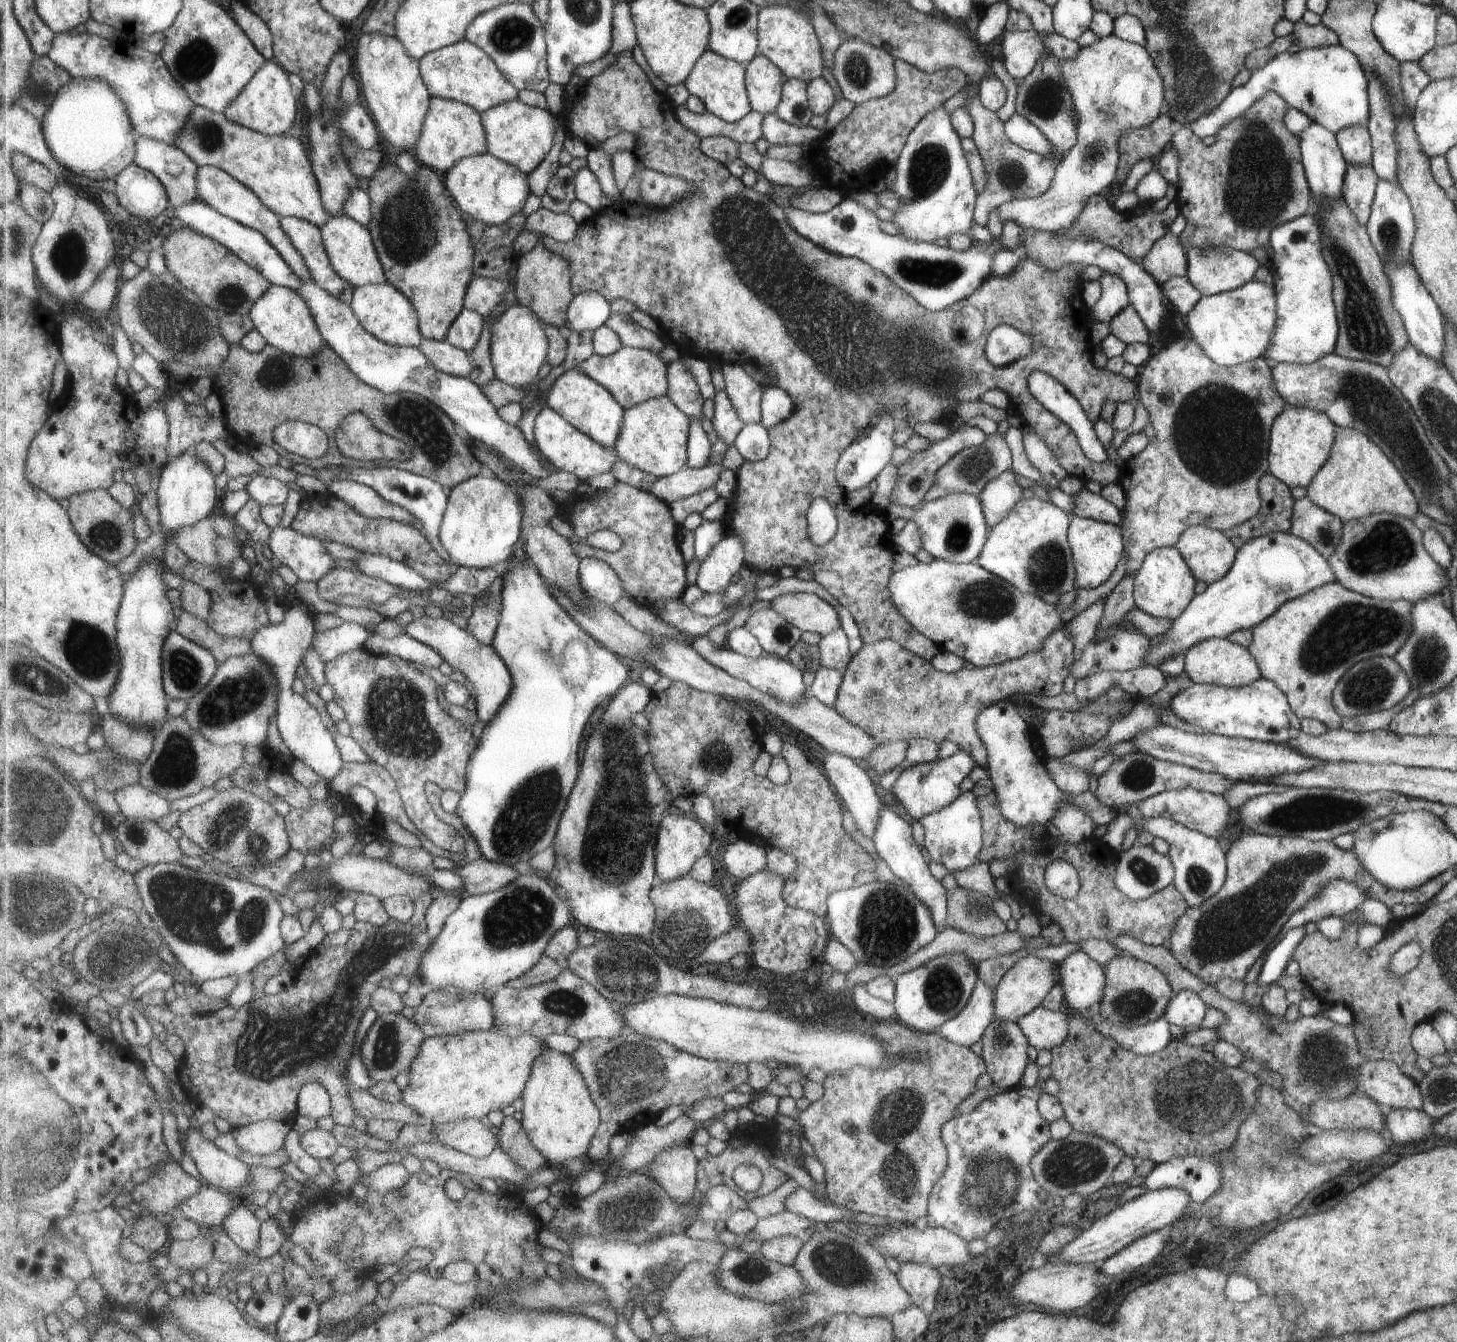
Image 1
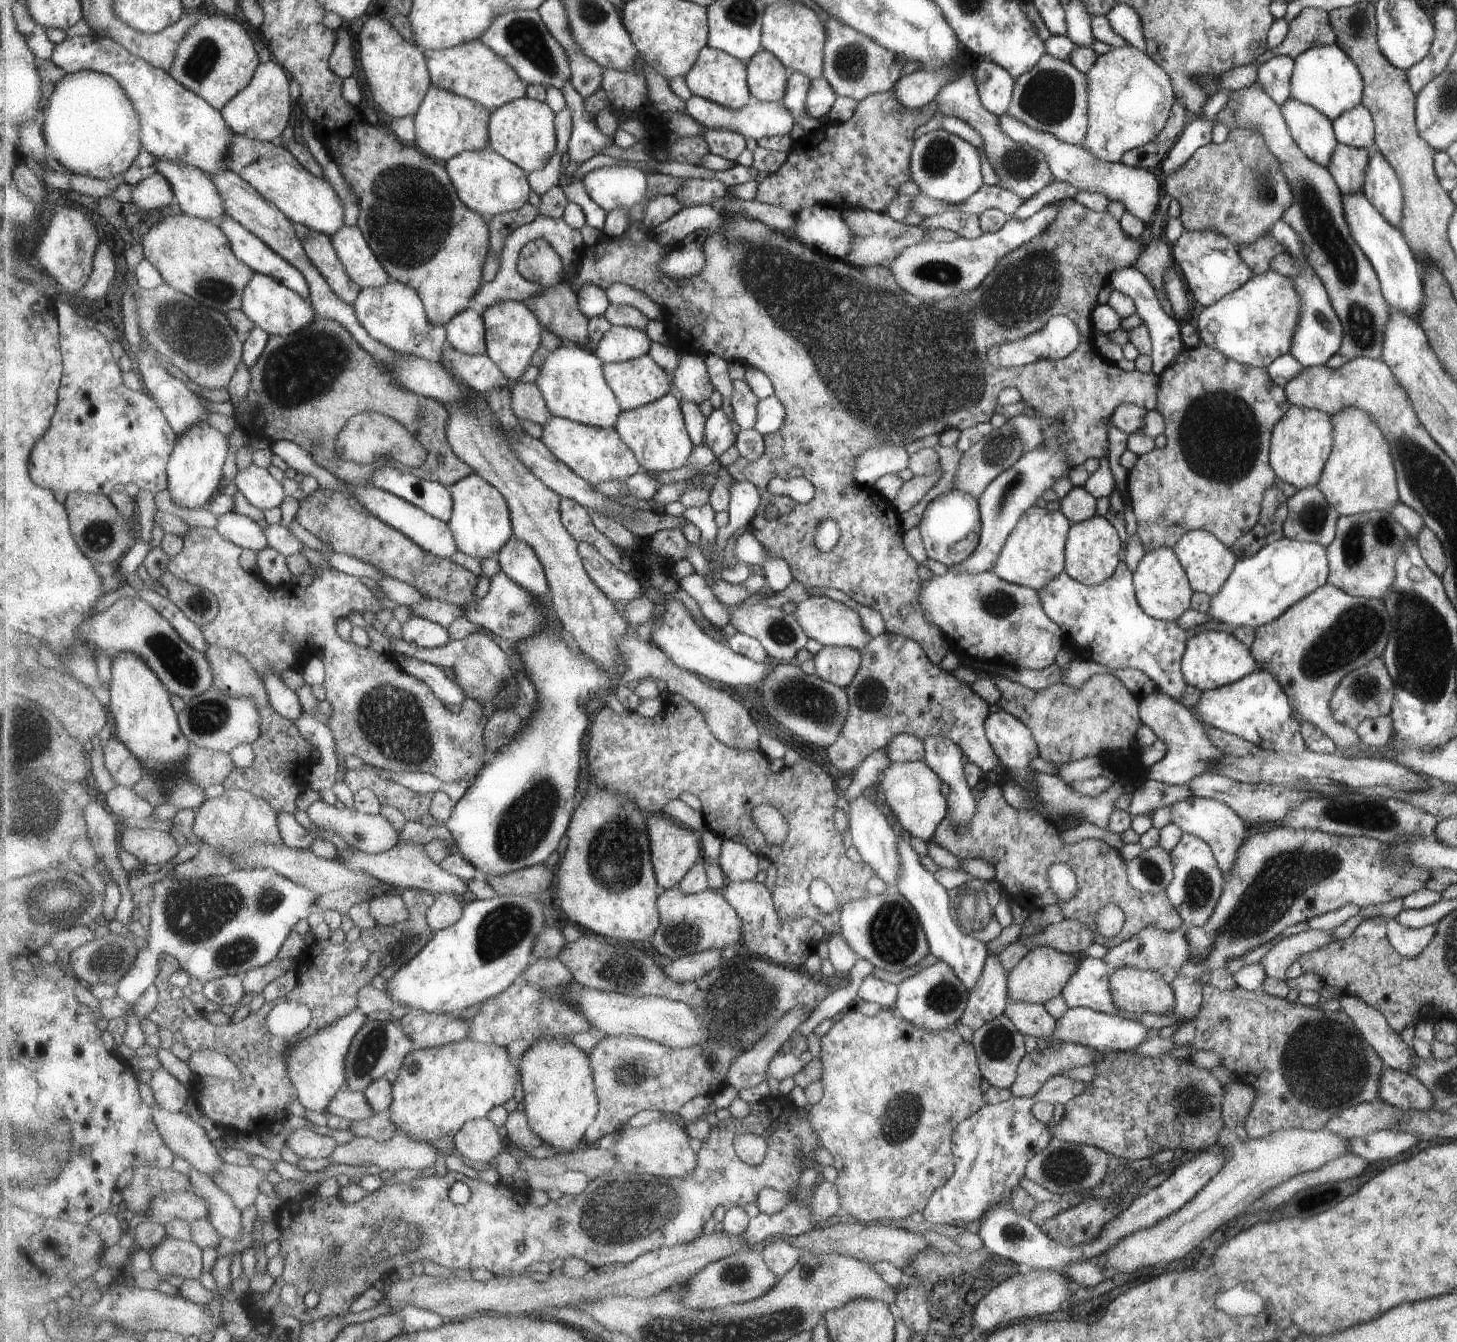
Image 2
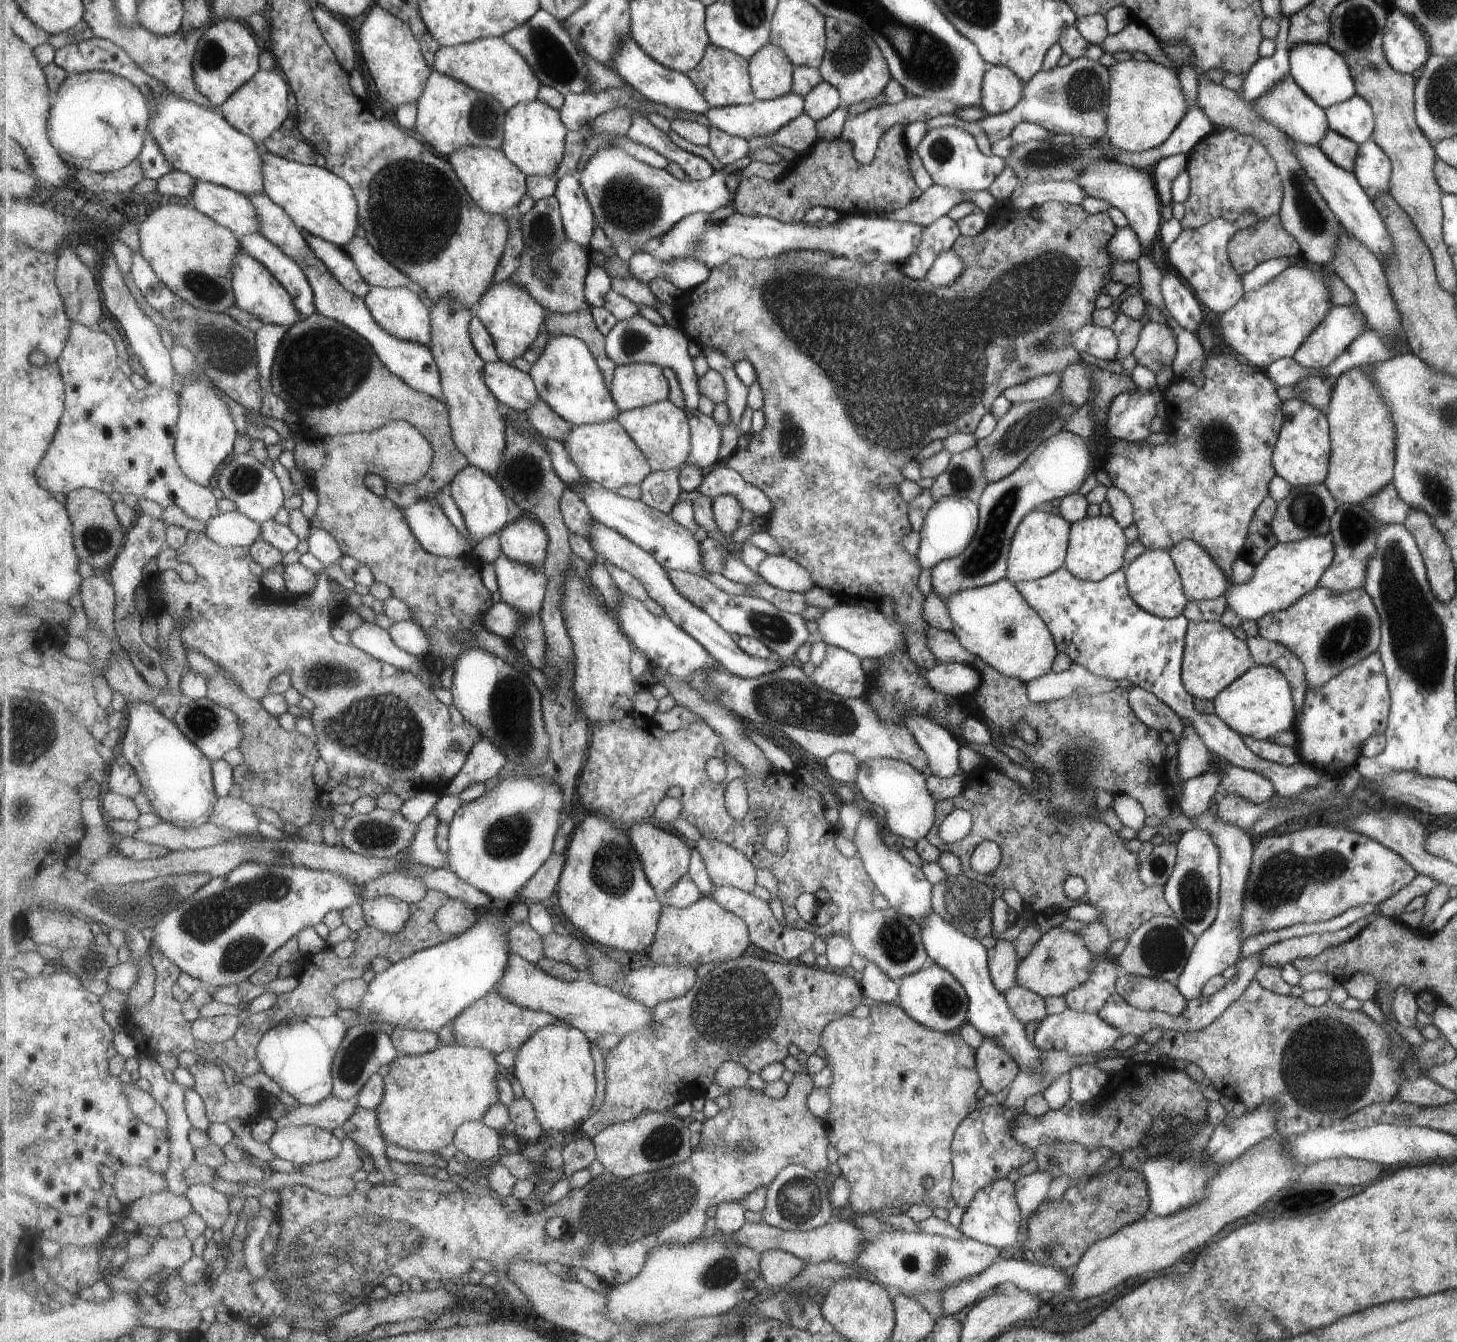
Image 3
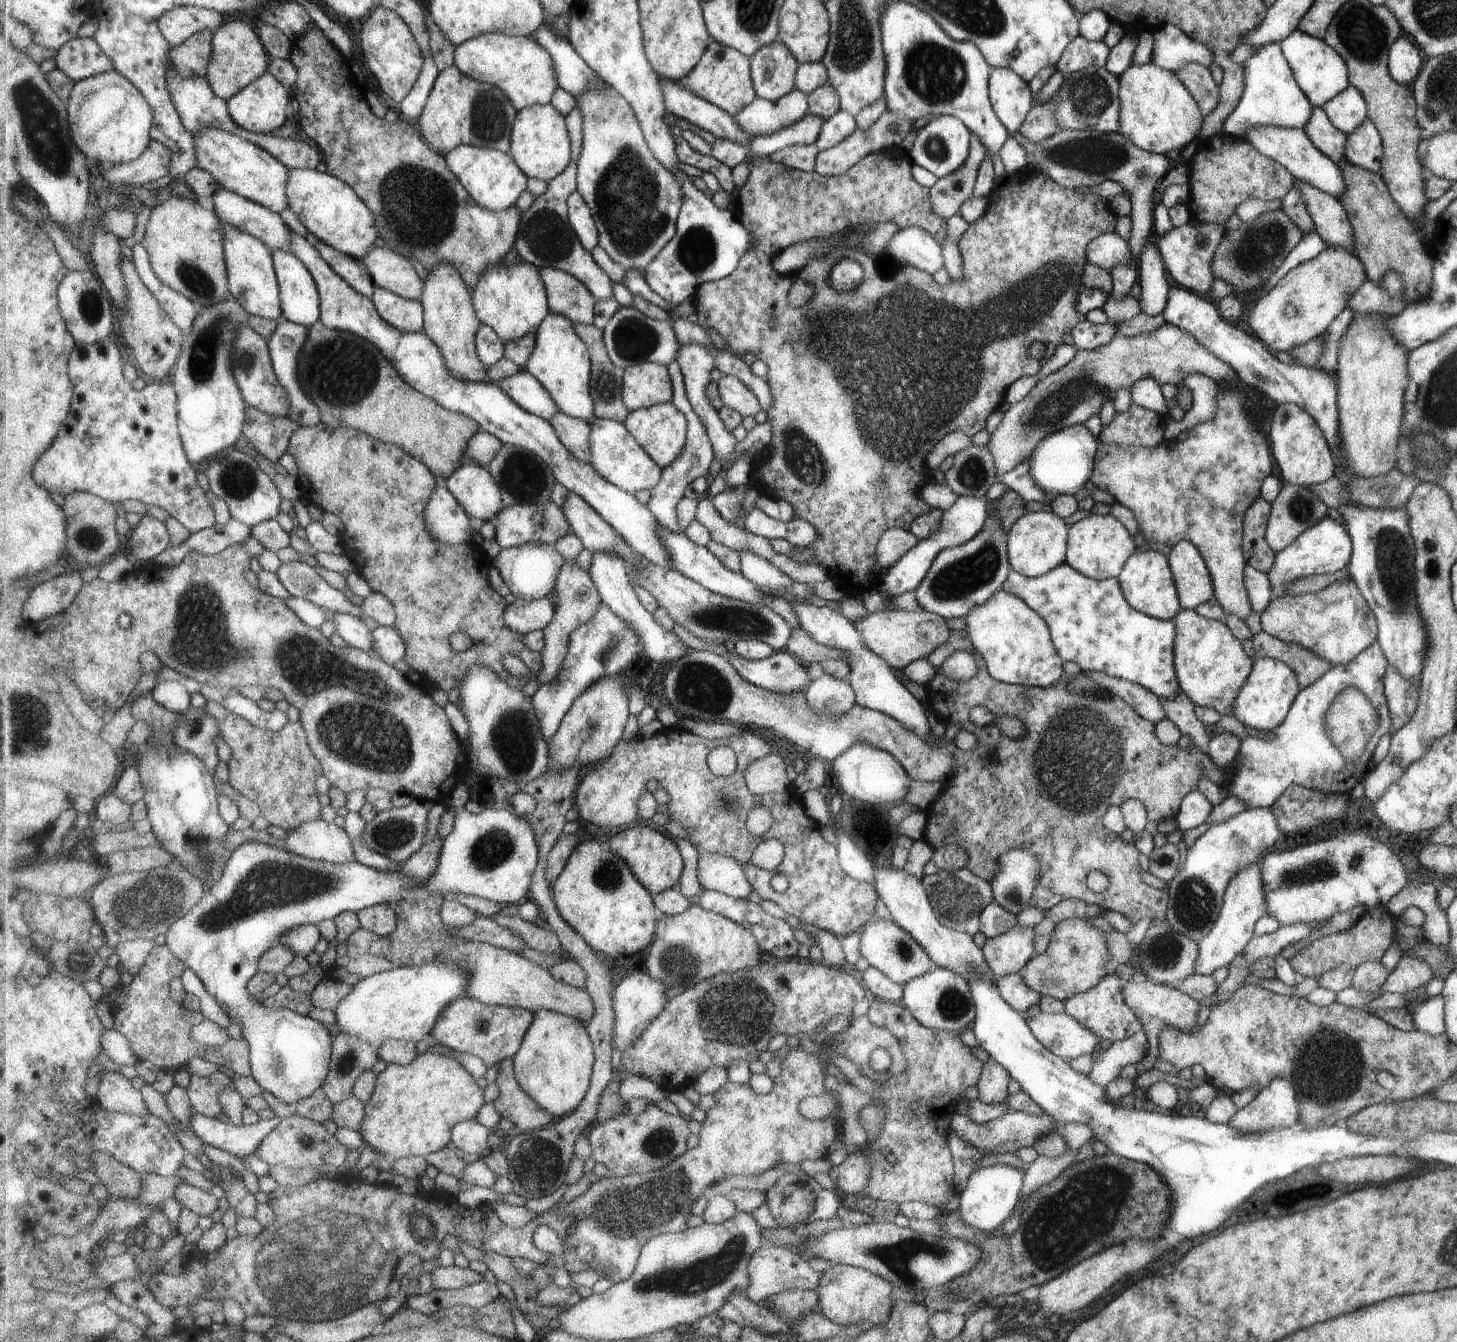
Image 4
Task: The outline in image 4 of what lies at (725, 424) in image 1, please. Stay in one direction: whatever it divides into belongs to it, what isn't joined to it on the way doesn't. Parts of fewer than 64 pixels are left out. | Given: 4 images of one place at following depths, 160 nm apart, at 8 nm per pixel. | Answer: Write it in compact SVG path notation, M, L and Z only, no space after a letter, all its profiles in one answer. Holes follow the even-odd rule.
M675 361L673 364L669 364L668 370L670 371L674 387L672 402L688 417L688 438L684 452L681 452L681 456L663 470L661 482L655 488L651 488L652 498L649 500L648 506L649 510L653 512L653 516L657 518L658 523L663 524L665 528L669 528L673 532L682 532L678 520L678 506L681 500L684 500L686 497L687 488L689 484L693 483L693 480L697 480L701 476L709 476L709 468L711 468L711 462L713 462L713 458L716 455L713 440L711 440L709 432L707 432L707 426L703 424L701 416L697 414L693 404L691 404L691 400L688 398L686 379L679 362Z

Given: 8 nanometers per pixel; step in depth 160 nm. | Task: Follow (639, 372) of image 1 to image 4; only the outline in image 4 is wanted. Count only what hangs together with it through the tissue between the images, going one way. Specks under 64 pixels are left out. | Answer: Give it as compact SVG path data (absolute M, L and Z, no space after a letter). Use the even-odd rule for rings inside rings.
M641 363L623 374L623 402L629 411L672 402L674 387L667 365Z

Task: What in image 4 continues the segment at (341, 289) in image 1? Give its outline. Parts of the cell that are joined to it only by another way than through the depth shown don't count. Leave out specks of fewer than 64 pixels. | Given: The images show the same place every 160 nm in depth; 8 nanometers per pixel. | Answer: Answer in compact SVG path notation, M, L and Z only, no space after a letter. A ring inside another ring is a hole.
M309 232L306 237L311 242L317 251L327 260L327 263L348 282L352 288L355 288L357 292L364 296L373 297L373 294L377 291L378 286L369 272L369 268L365 266L365 262L348 256L335 248L332 248L323 240L318 239L315 234Z

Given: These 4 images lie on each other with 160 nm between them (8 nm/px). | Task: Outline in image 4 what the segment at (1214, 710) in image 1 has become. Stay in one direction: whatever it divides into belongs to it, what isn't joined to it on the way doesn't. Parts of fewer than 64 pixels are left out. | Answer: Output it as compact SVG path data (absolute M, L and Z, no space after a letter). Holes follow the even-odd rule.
M1257 659L1253 664L1252 672L1249 672L1237 696L1233 698L1230 716L1244 727L1265 732L1275 730L1279 724L1284 722L1300 690L1296 674L1292 672L1289 665L1275 659Z

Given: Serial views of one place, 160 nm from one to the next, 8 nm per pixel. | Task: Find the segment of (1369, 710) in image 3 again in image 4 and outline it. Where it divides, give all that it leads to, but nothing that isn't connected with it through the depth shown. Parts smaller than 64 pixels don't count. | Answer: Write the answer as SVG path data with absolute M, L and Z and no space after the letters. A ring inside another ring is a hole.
M1375 641L1371 646L1365 648L1360 655L1355 656L1349 664L1345 664L1345 666L1332 666L1316 682L1301 689L1300 693L1296 696L1295 702L1292 704L1291 710L1285 716L1284 722L1279 724L1275 730L1266 732L1269 734L1269 740L1267 742L1263 738L1248 735L1239 742L1239 749L1237 750L1237 756L1235 756L1235 760L1239 762L1239 766L1232 768L1232 776L1229 785L1226 787L1228 794L1239 798L1245 804L1245 809L1256 807L1269 808L1269 806L1277 805L1280 802L1280 797L1283 795L1285 788L1288 788L1291 784L1300 785L1327 795L1349 794L1352 787L1364 779L1364 773L1368 771L1368 763L1372 758L1379 738L1389 731L1390 719L1384 692L1384 676L1387 667L1388 660L1385 660L1384 652L1381 652L1380 645ZM1343 688L1353 688L1363 694L1367 698L1367 702L1377 712L1377 728L1369 736L1363 752L1357 756L1356 760L1345 760L1341 756L1339 748L1329 738L1329 734L1325 732L1325 714L1327 714L1333 698Z

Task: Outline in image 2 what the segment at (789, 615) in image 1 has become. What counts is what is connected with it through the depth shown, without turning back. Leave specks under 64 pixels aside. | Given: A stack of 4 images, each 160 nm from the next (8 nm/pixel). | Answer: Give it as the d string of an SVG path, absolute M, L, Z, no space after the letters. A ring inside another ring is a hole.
M810 597L796 604L793 613L802 624L809 639L816 640L822 646L847 647L860 650L873 638L863 627L857 612L846 604L831 600L829 597Z

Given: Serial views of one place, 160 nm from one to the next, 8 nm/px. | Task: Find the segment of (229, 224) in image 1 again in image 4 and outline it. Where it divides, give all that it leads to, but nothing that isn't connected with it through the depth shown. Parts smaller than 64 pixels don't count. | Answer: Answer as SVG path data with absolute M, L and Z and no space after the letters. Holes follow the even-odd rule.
M272 248L281 286L284 318L311 327L321 319L321 298L315 278L291 252Z

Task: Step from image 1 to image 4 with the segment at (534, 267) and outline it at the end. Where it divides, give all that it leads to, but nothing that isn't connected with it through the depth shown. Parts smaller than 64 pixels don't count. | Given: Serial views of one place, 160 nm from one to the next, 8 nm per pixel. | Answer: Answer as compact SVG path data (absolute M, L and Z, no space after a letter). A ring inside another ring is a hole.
M580 323L575 324L575 328L580 338L589 346L592 354L591 392L595 400L595 417L625 423L630 414L629 408L623 402L623 374L626 369L616 366L611 361L605 345L604 330L597 328L594 324Z

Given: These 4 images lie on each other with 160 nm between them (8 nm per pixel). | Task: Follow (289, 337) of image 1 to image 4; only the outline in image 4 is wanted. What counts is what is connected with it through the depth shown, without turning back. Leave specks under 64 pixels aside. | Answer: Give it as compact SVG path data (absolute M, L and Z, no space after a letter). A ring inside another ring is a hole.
M225 220L222 222L225 228L225 255L232 295L239 300L247 314L269 320L284 317L281 286L273 262L273 250L255 236L231 226Z

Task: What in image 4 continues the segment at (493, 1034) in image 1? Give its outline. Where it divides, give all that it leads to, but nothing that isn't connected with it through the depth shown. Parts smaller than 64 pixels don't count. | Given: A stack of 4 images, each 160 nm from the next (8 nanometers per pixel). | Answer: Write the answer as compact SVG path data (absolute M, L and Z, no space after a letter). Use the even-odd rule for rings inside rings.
M423 1052L407 1065L392 1063L378 1074L377 1088L371 1100L365 1103L367 1116L359 1131L363 1140L375 1152L382 1153L392 1166L401 1158L427 1157L444 1150L452 1142L452 1130L457 1124L476 1119L485 1106L483 1088L477 1084L473 1072L457 1058L436 1052Z

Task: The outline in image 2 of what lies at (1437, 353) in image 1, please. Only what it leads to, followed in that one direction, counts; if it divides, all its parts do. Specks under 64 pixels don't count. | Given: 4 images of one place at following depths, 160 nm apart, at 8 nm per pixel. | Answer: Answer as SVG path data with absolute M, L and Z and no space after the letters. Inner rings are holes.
M1363 192L1341 193L1341 200L1349 232L1359 245L1361 252L1364 252L1372 263L1379 277L1380 291L1383 293L1384 300L1393 309L1399 309L1418 322L1419 309L1424 297L1422 268L1412 249L1409 248L1404 234L1399 228L1389 224L1389 221L1386 221L1380 212L1377 212Z

